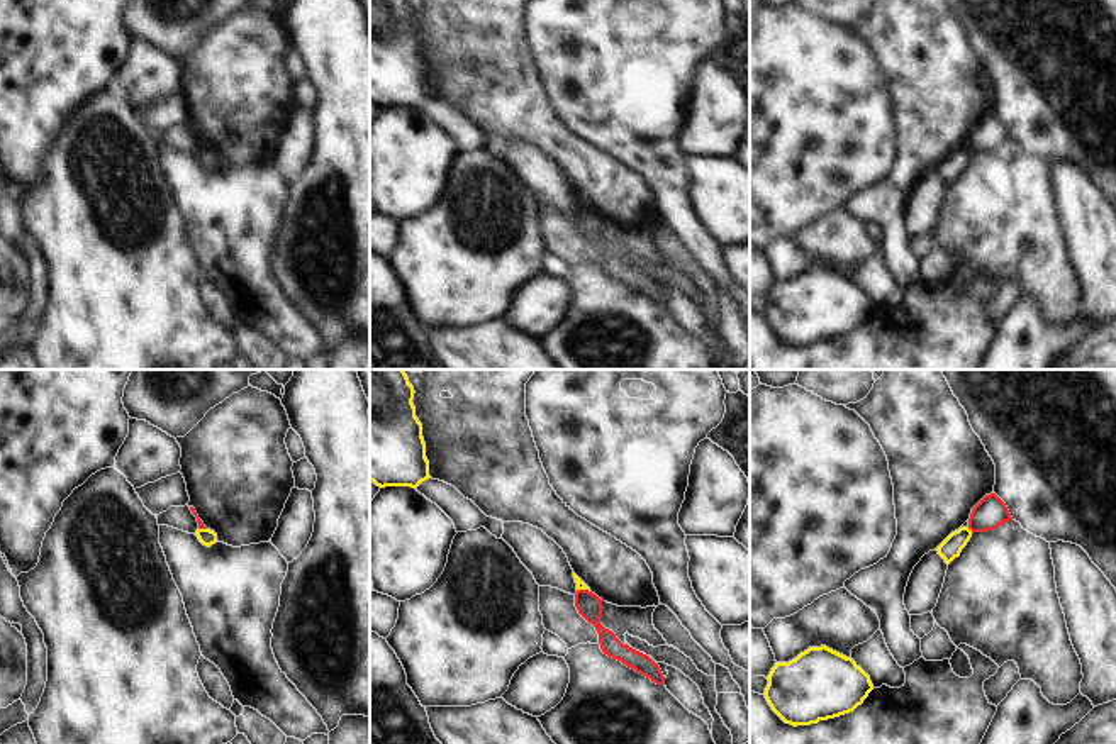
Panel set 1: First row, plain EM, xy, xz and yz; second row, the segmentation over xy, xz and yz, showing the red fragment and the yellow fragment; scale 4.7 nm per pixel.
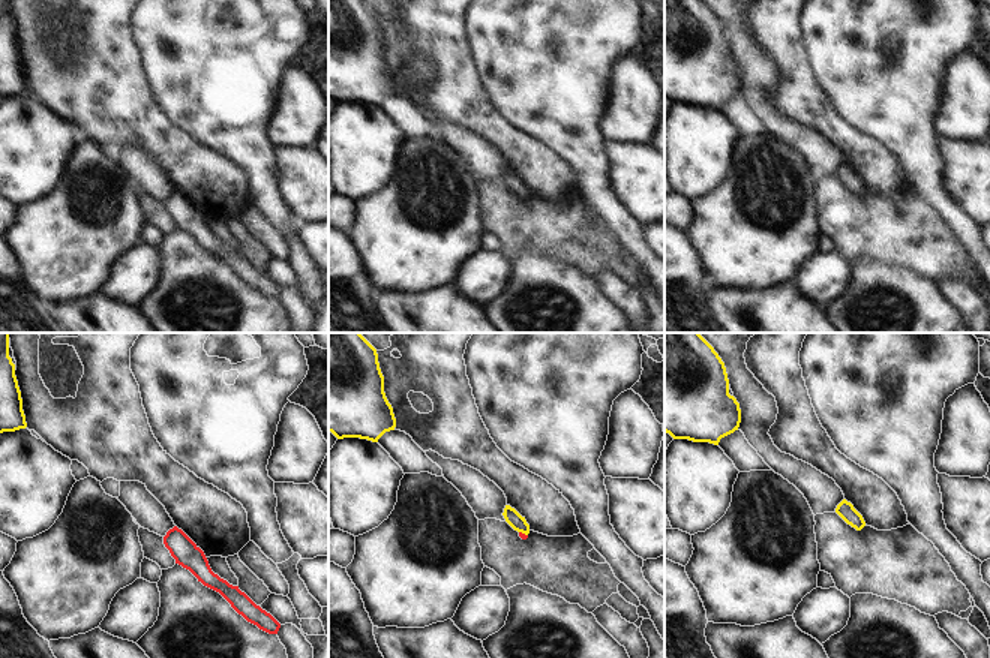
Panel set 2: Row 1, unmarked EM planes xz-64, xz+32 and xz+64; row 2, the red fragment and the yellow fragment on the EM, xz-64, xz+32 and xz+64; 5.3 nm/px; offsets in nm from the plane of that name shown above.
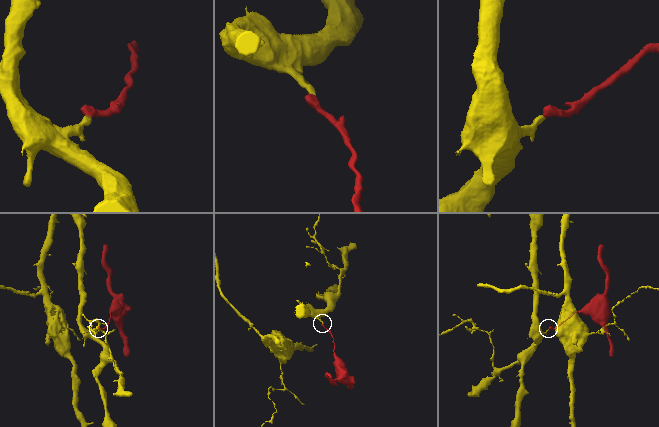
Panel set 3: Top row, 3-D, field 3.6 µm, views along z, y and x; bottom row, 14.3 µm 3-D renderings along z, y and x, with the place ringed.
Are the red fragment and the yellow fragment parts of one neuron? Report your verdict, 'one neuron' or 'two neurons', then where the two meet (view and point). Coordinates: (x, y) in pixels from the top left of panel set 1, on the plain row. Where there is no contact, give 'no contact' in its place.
two neurons; meets red in yz at (970, 149)

